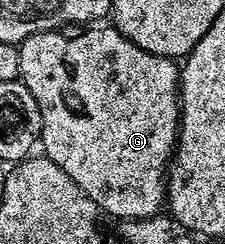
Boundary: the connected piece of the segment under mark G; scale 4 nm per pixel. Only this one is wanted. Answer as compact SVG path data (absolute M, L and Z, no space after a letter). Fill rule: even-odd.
M88 27L77 37L67 37L64 31L49 31L47 33L35 33L20 42L18 48L20 53L19 80L34 95L38 103L38 111L42 115L42 131L40 132L39 144L42 146L43 156L48 157L62 170L78 183L90 197L101 214L116 217L115 219L127 219L130 221L141 221L144 217L154 217L161 212L166 201L166 170L168 162L176 147L176 138L180 127L180 69L177 62L170 57L159 57L150 51L142 51L132 41L128 41L115 27L100 29L104 27Z

